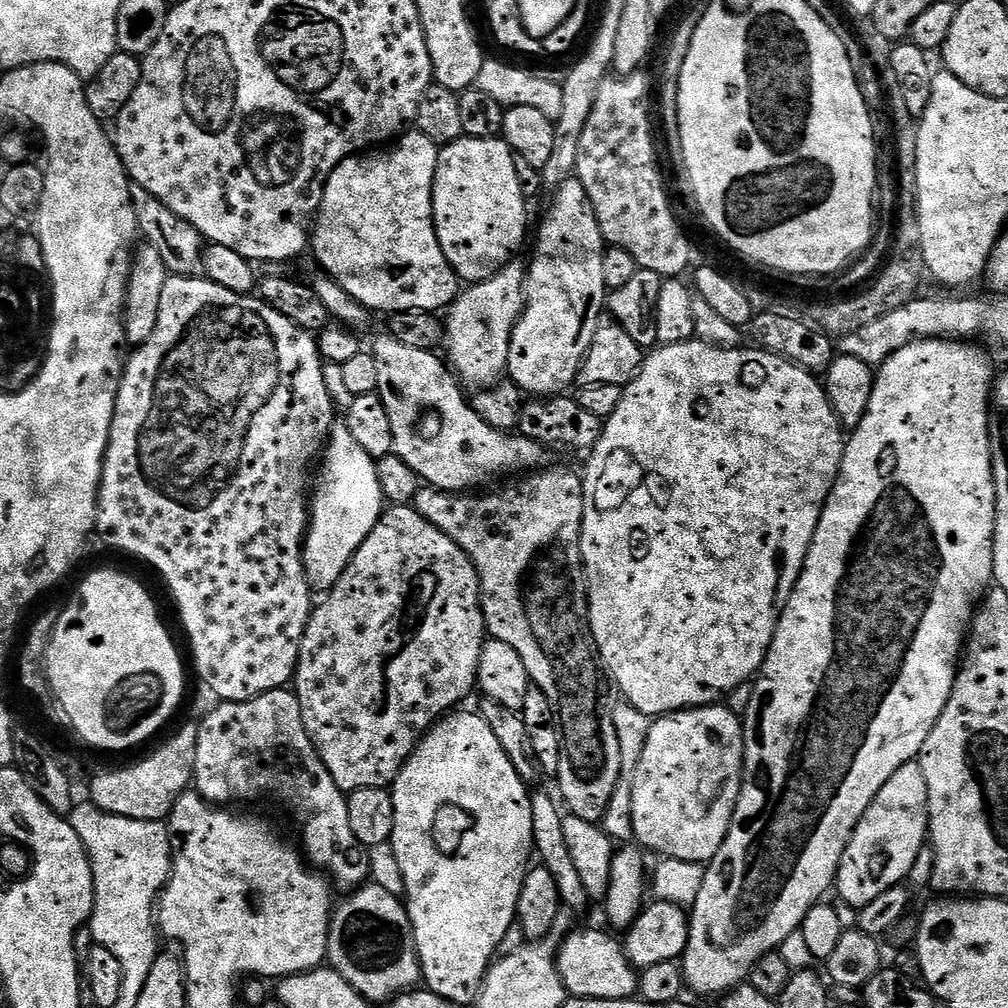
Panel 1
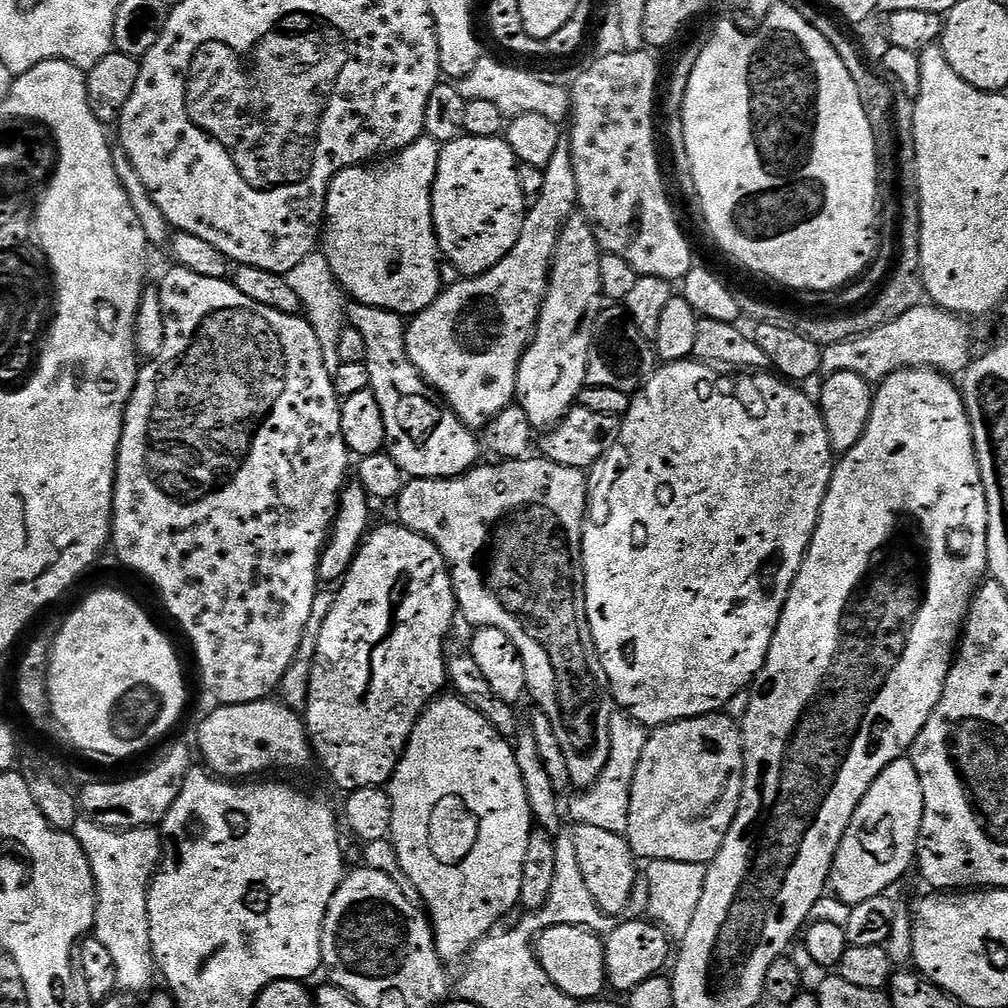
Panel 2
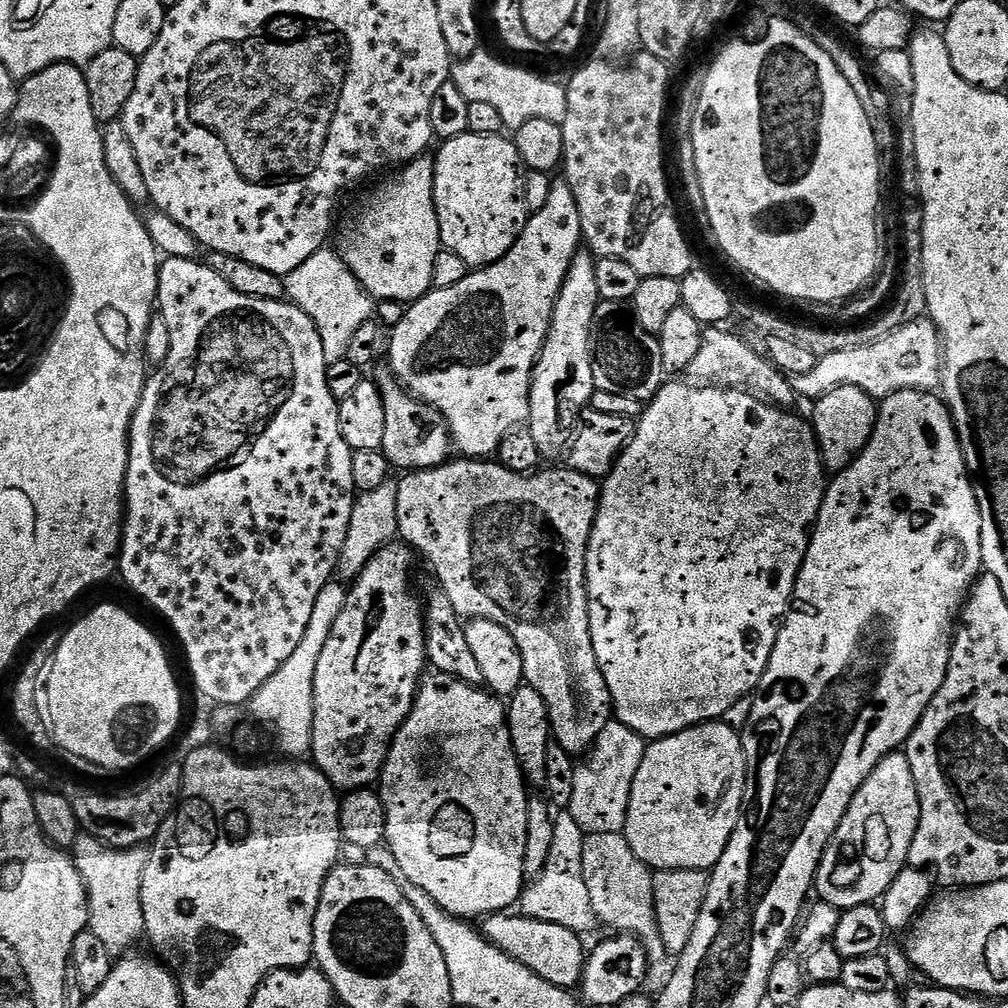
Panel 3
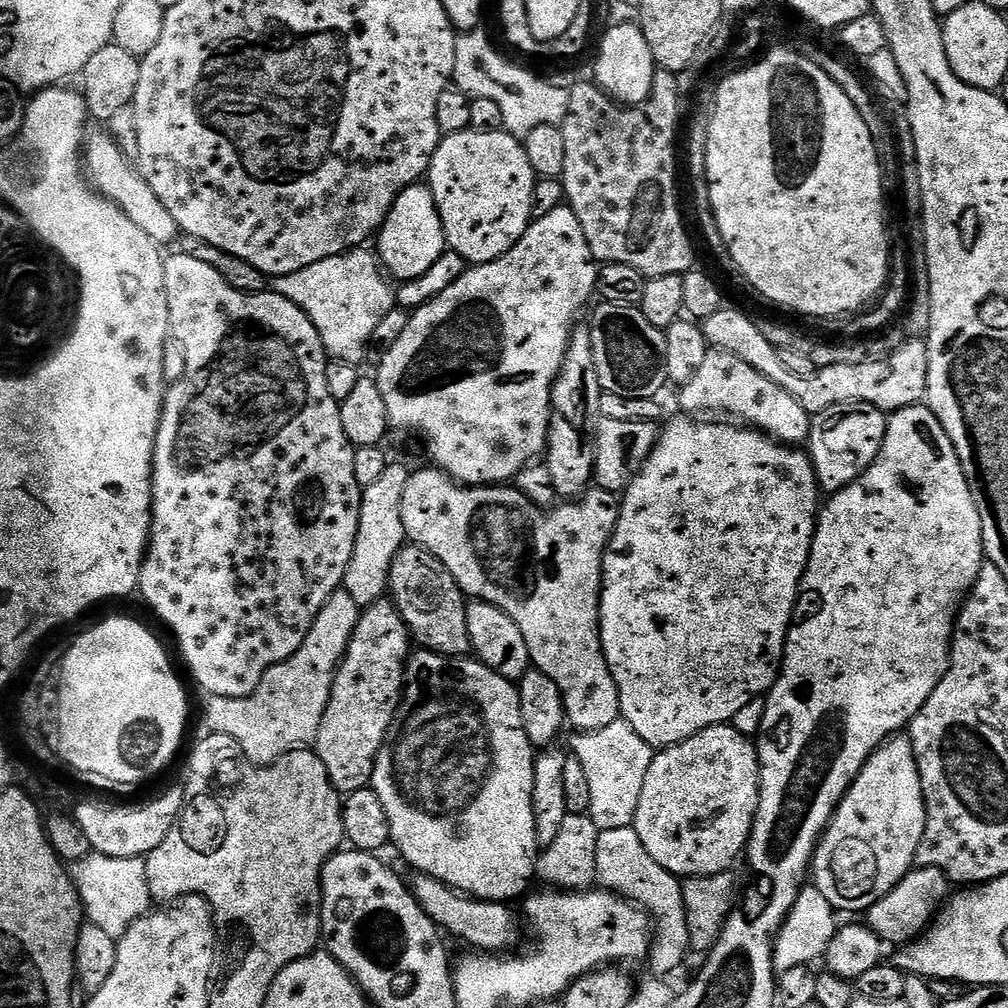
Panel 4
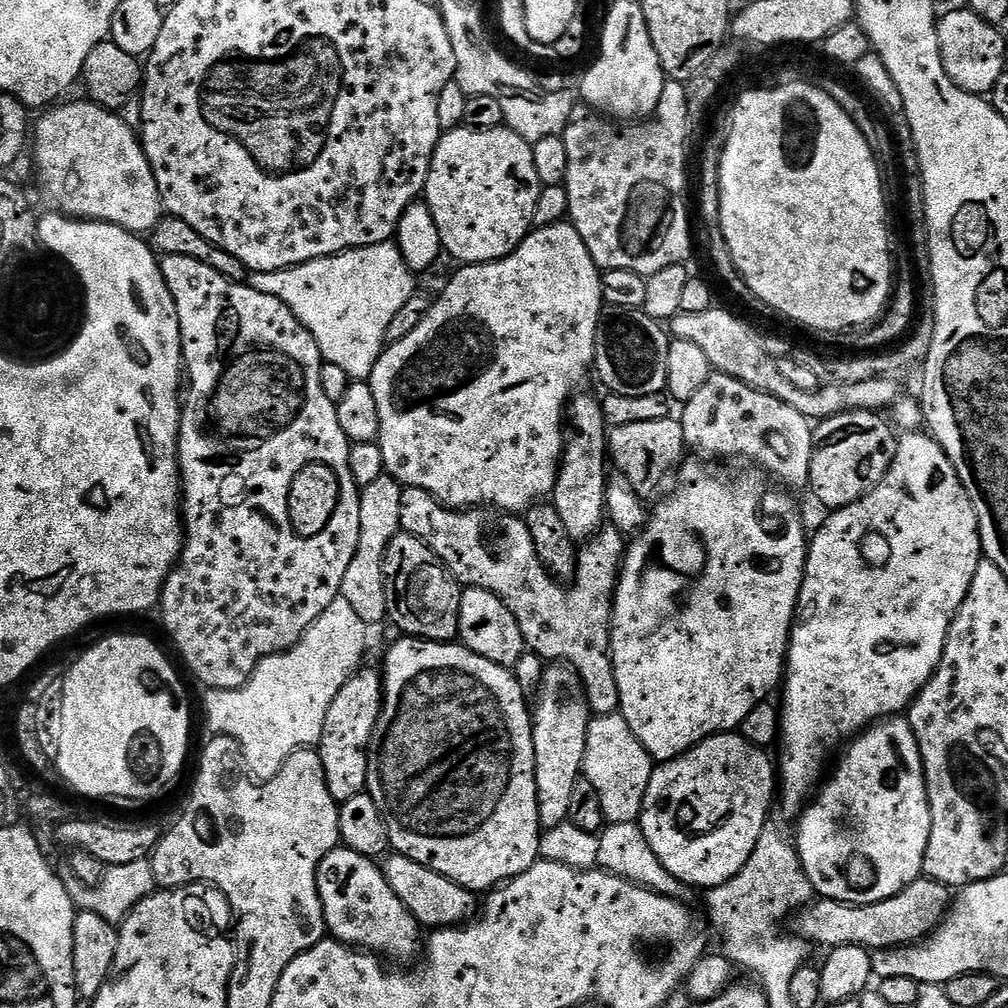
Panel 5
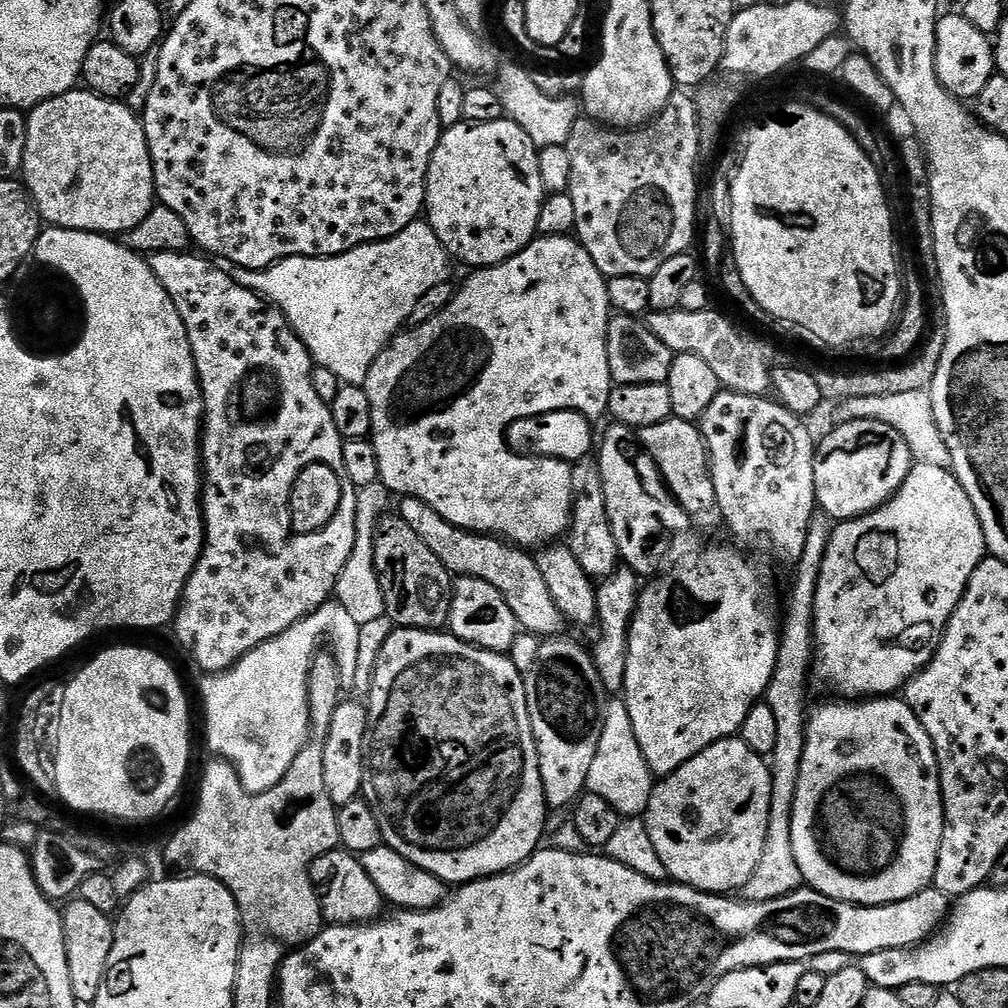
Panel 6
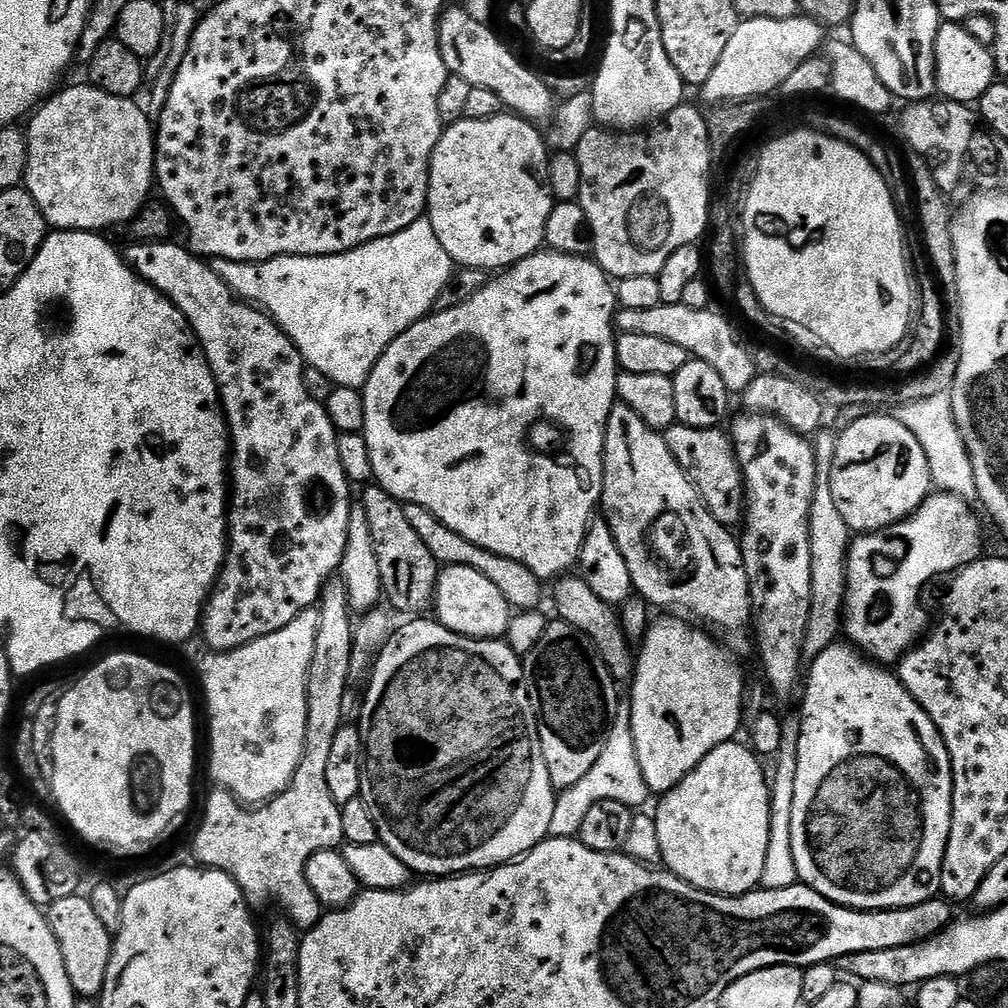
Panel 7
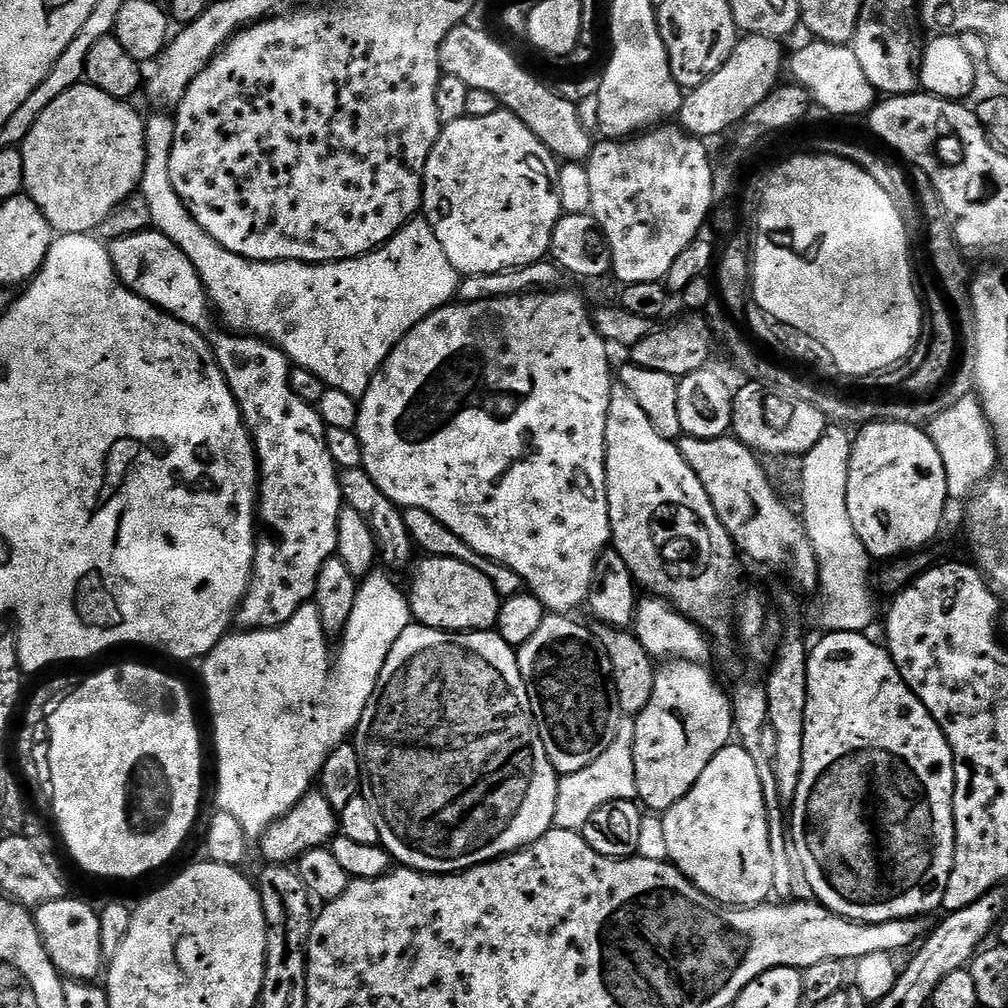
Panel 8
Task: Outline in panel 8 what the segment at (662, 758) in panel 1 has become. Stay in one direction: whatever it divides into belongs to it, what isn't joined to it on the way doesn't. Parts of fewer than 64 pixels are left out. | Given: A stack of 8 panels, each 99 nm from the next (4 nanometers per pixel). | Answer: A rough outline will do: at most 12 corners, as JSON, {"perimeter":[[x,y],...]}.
{"perimeter":[[729,743],[663,813],[668,860],[752,908],[776,884],[764,784]]}

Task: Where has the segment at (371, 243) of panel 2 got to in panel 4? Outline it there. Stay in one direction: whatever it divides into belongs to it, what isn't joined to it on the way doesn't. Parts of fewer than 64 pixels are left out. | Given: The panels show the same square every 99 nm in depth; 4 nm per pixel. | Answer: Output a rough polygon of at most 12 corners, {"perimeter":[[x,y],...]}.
{"perimeter":[[427,183],[411,184],[375,237],[387,275],[426,274],[446,251]]}

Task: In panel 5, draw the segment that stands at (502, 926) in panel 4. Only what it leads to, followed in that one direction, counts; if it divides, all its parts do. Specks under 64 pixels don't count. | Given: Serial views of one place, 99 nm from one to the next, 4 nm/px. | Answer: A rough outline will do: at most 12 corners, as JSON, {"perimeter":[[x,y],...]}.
{"perimeter":[[392,854],[390,890],[425,929],[463,925],[477,893]]}

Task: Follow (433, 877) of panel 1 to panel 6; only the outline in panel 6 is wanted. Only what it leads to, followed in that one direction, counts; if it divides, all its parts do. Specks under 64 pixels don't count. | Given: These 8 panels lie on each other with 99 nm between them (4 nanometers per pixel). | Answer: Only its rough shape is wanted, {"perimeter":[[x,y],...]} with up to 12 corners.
{"perimeter":[[396,628],[362,798],[449,886],[518,868],[544,800],[524,676]]}

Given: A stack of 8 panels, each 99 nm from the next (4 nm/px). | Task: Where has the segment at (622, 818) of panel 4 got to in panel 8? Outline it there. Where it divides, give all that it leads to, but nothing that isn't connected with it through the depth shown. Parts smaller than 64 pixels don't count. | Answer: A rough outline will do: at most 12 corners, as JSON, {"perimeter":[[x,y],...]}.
{"perimeter":[[632,732],[560,776],[553,825],[580,832],[606,802],[636,800]]}

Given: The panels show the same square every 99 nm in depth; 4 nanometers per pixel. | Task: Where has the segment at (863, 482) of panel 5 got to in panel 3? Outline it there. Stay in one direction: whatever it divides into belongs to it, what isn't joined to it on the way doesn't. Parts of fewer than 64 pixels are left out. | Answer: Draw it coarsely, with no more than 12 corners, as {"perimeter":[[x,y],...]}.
{"perimeter":[[858,386],[815,401],[810,423],[832,470],[876,429],[877,401]]}

